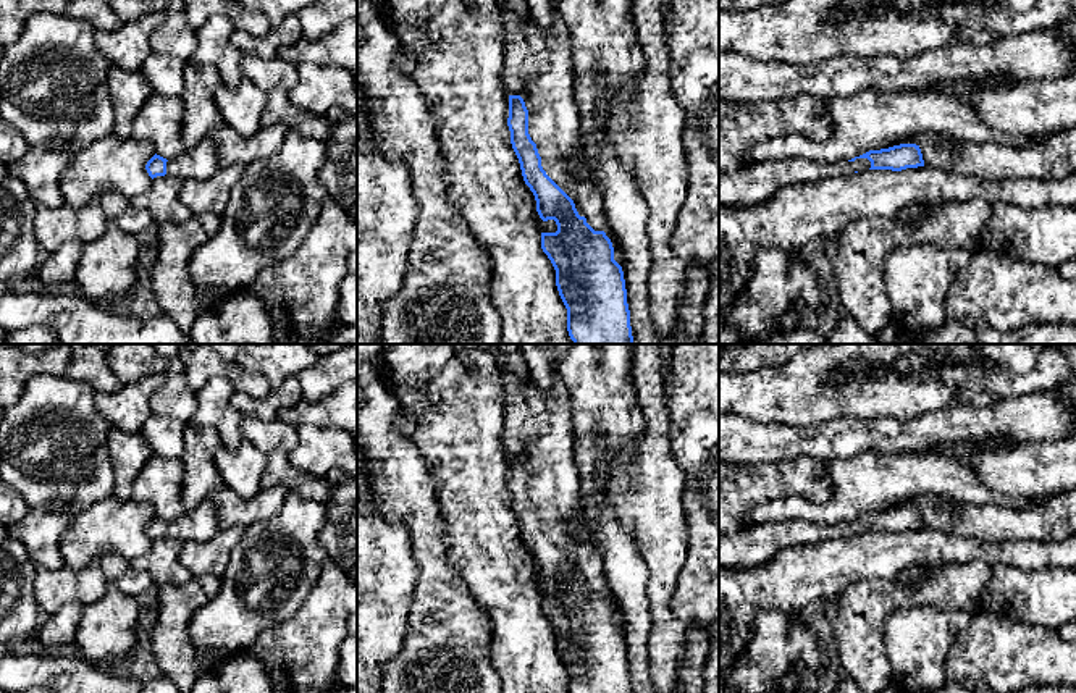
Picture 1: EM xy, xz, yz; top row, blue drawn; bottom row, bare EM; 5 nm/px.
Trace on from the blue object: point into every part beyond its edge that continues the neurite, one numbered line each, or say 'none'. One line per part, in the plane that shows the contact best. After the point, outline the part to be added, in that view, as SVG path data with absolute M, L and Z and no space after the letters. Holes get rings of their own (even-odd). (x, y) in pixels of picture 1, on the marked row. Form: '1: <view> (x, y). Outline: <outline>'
1: xz (538, 63). Outline: M498 0L506 39L507 95L520 95L528 110L528 134L546 174L574 200L595 231L604 231L599 183L580 179L574 165L583 155L585 132L574 99L570 37L554 5L553 23L541 29L528 15L519 18Z

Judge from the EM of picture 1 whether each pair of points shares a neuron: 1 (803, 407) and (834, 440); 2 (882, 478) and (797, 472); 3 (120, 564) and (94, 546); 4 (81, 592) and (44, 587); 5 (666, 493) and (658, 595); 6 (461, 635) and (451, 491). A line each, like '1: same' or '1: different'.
1: different
2: different
3: different
4: same
5: same
6: different

